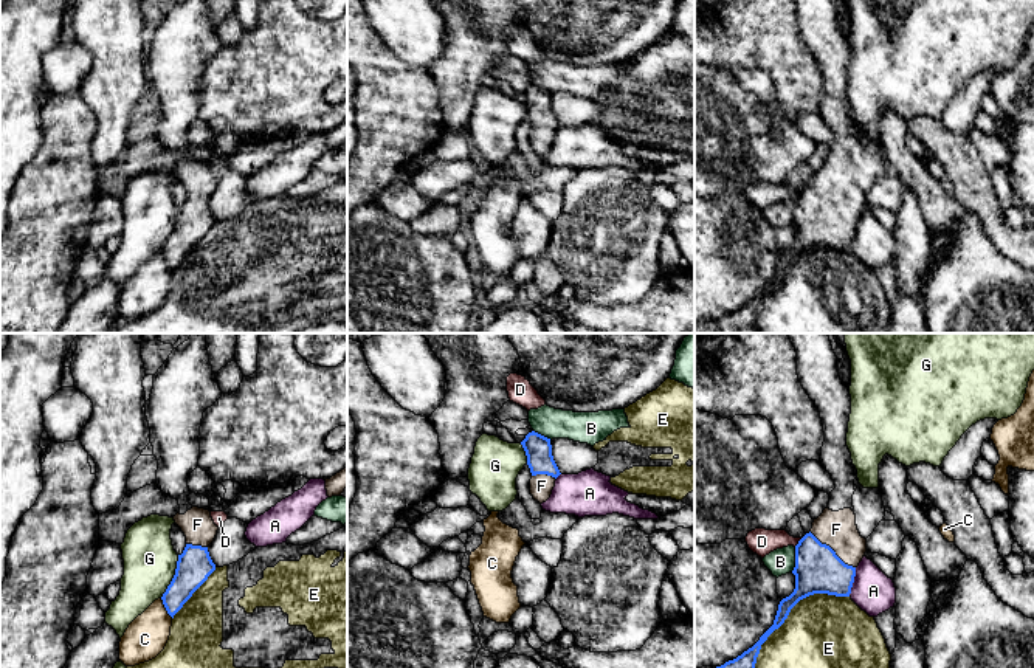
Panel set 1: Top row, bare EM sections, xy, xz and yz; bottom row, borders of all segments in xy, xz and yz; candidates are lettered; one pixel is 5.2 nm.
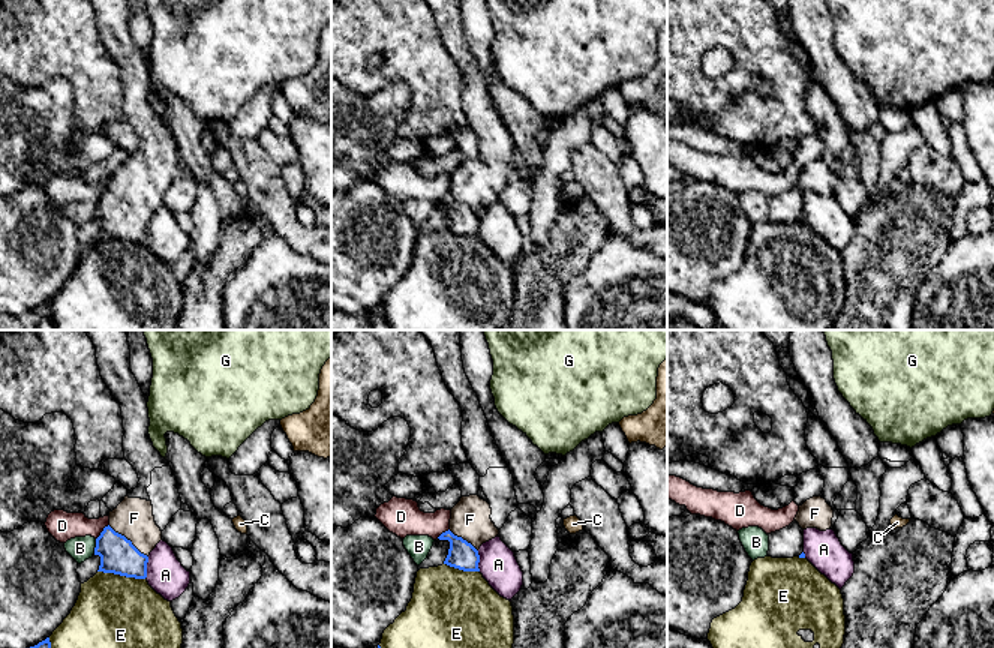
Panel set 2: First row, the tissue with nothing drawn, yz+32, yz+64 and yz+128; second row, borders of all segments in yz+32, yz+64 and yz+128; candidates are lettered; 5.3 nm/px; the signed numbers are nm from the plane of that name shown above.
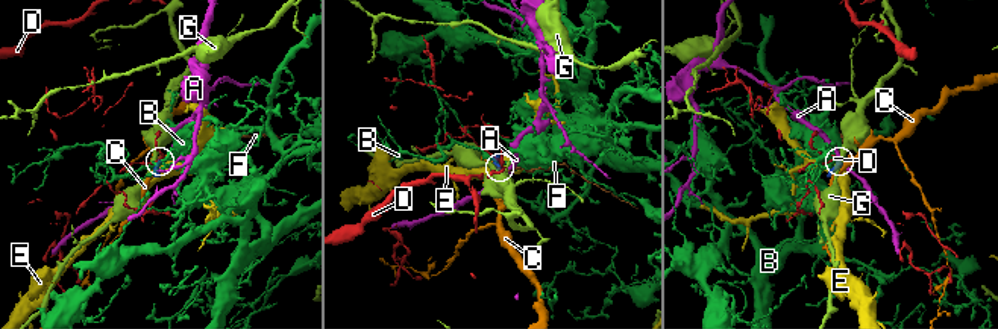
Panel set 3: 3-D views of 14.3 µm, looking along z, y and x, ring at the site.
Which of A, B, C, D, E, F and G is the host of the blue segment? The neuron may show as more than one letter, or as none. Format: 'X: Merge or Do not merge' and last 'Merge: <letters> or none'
A: Do not merge
B: Do not merge
C: Do not merge
D: Do not merge
E: Do not merge
F: Merge
G: Do not merge
Merge: F

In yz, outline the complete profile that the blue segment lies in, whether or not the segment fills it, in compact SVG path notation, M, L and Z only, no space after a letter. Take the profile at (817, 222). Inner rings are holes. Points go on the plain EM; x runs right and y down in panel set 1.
M795 0L795 5L798 34L819 62L823 77L820 116L836 141L811 184L795 198L795 242L780 254L774 277L736 312L721 319L695 321L695 333L739 333L744 325L755 325L761 298L800 253L814 246L850 250L856 220L867 205L867 191L885 169L879 139L863 141L859 136L846 99L851 48L839 29L832 0Z

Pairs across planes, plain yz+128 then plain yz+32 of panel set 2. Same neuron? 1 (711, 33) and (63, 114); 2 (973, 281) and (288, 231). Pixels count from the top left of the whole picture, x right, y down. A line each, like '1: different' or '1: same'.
1: different
2: different

